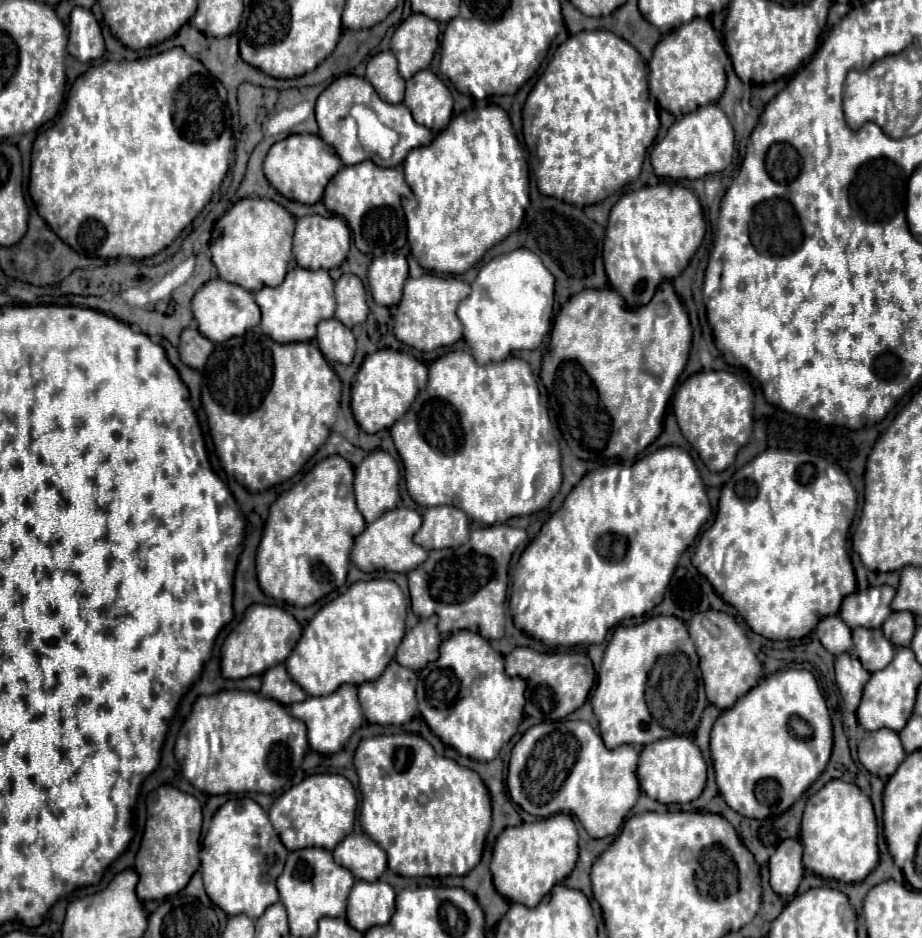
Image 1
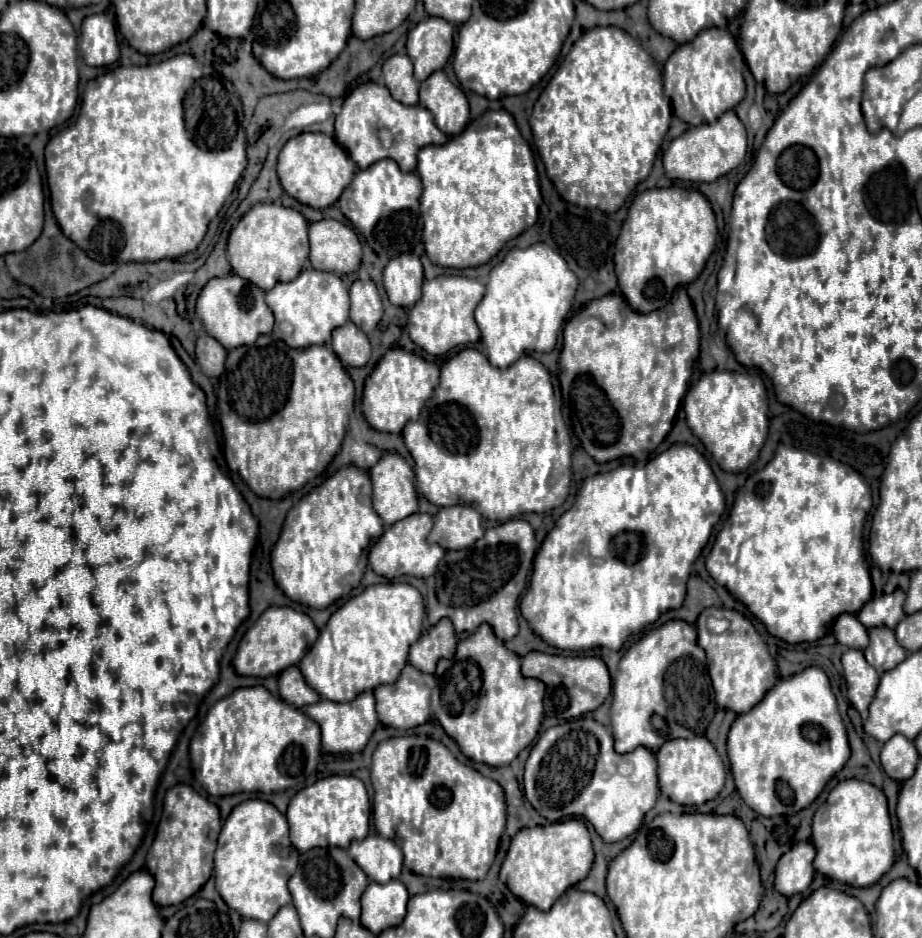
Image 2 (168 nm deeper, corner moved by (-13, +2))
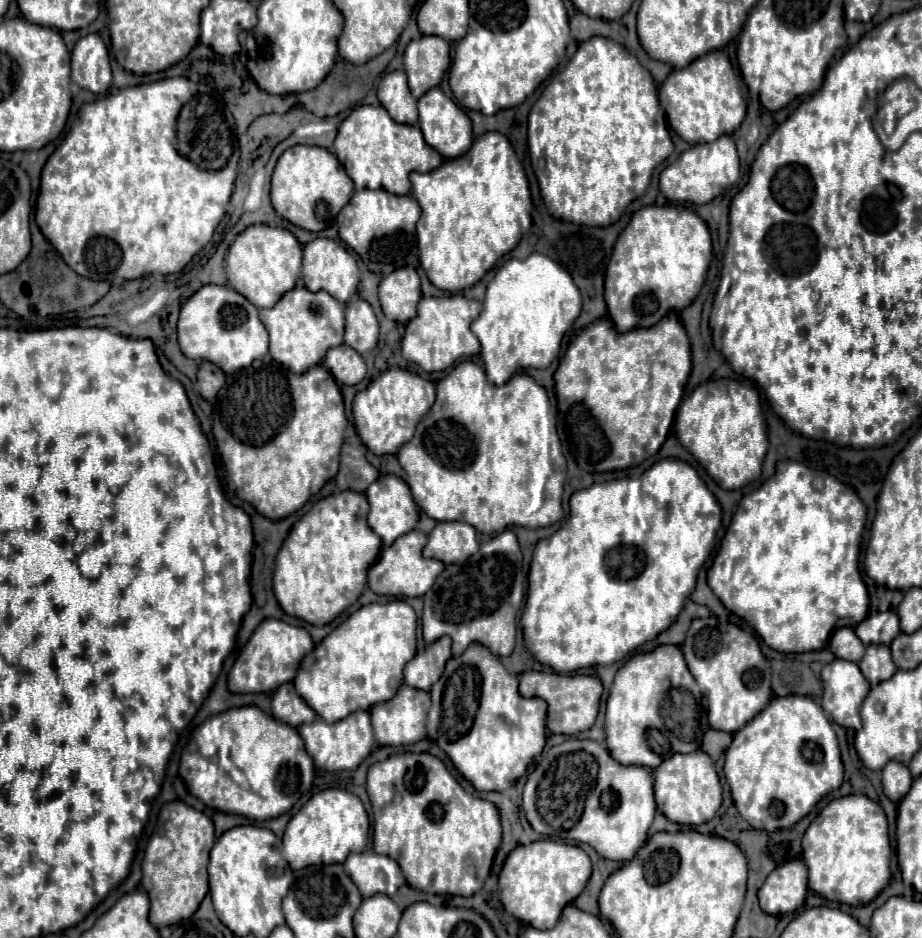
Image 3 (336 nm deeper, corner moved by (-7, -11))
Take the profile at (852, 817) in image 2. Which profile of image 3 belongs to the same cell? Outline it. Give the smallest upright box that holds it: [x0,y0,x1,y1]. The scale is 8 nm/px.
[802,795,890,905]

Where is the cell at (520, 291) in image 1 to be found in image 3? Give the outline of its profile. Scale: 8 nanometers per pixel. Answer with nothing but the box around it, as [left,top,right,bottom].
[470,253,582,385]

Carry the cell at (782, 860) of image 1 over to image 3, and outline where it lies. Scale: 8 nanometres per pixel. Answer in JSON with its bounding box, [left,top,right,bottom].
[758,859,808,917]

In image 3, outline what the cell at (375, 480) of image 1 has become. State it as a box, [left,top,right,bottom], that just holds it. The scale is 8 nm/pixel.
[366,475,418,545]

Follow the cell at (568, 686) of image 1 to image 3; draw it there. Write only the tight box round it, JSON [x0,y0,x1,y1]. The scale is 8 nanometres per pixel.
[520,671,602,735]

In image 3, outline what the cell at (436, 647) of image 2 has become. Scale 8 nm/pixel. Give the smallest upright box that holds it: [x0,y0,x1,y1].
[404,637,450,691]

